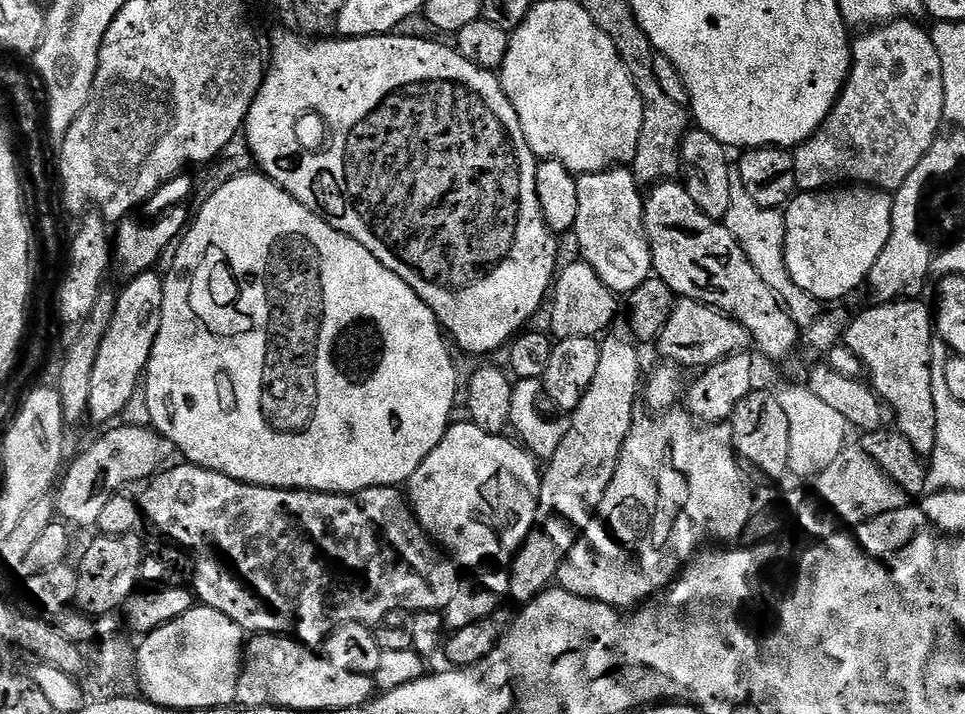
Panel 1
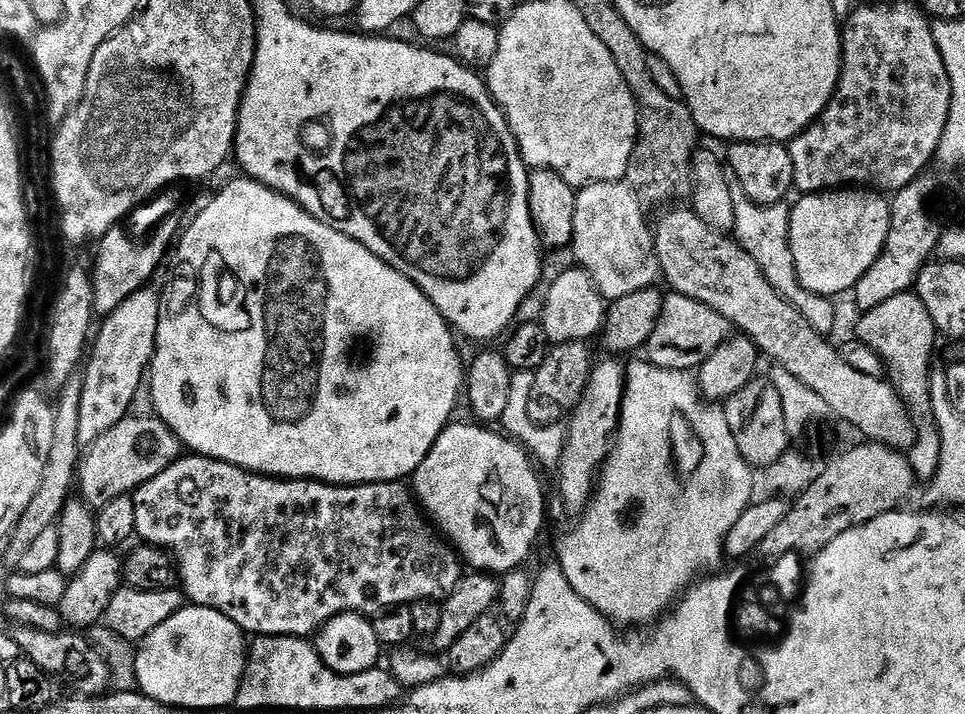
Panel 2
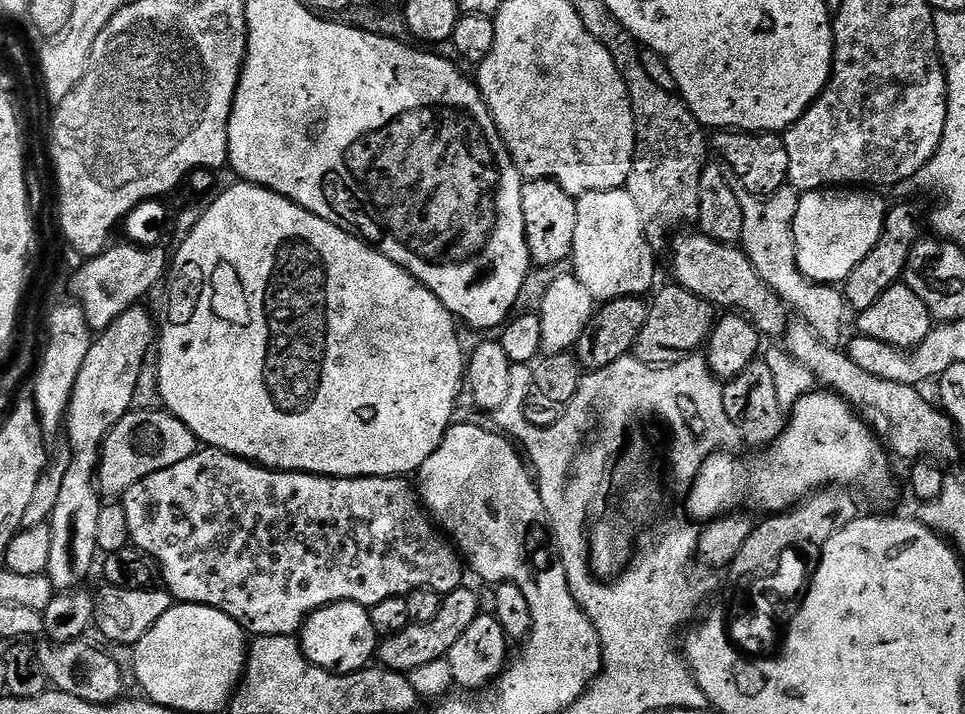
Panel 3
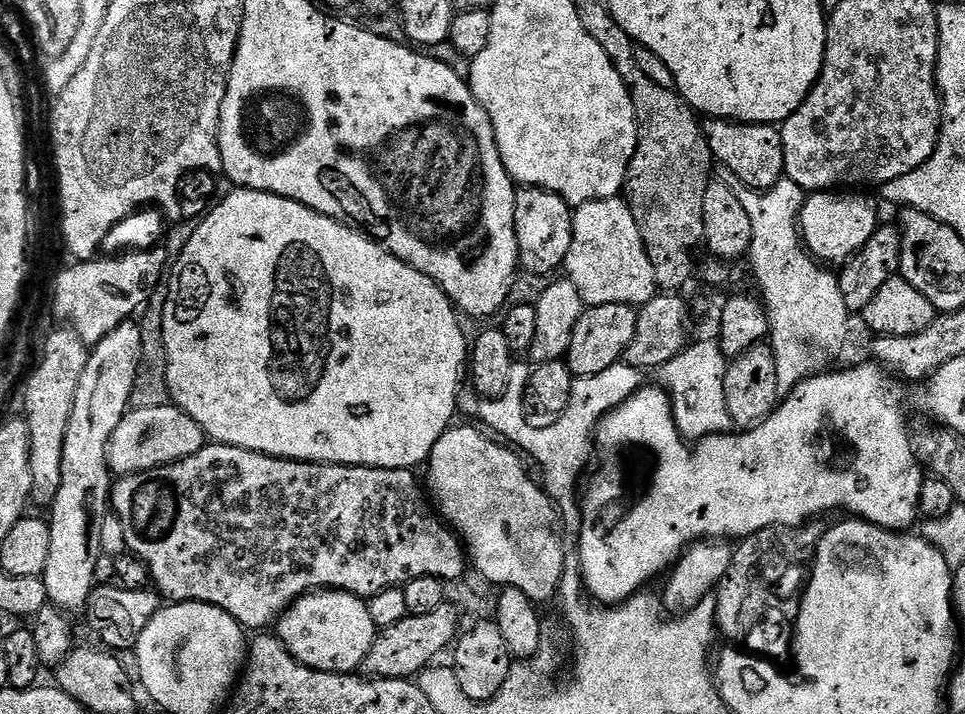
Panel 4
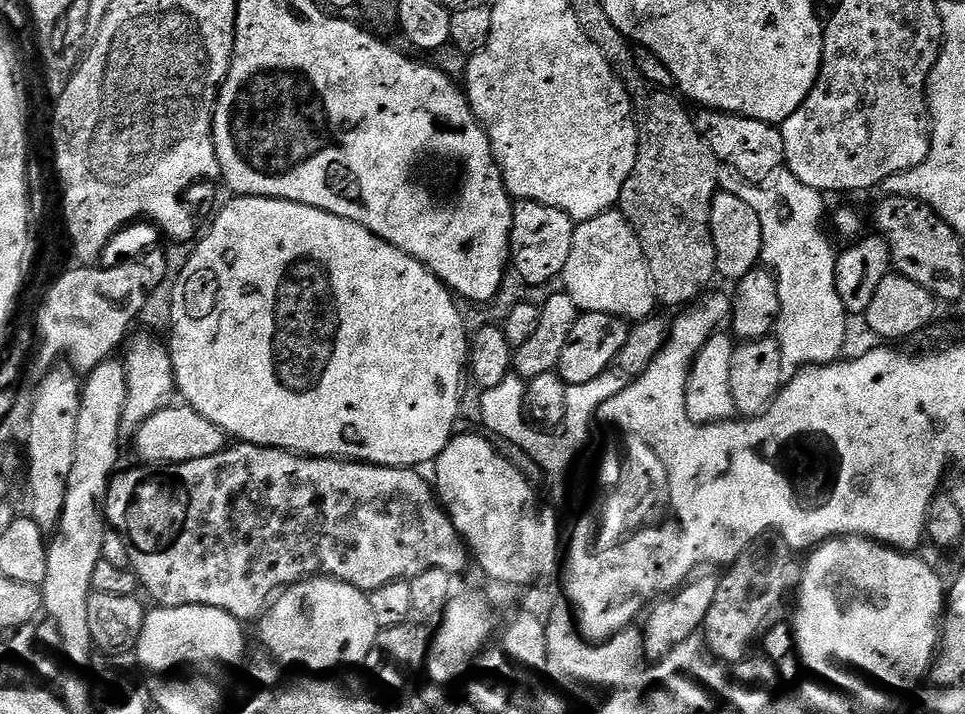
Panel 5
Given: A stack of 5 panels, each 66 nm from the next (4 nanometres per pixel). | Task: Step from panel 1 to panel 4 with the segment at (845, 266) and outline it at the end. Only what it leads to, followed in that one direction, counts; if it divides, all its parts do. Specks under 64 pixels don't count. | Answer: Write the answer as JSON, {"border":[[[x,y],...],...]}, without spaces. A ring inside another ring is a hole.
{"border":[[[838,190],[811,193],[805,199],[800,213],[804,246],[824,266],[840,266],[851,260],[870,242],[870,238],[880,225],[878,206],[870,197],[842,193]]]}

